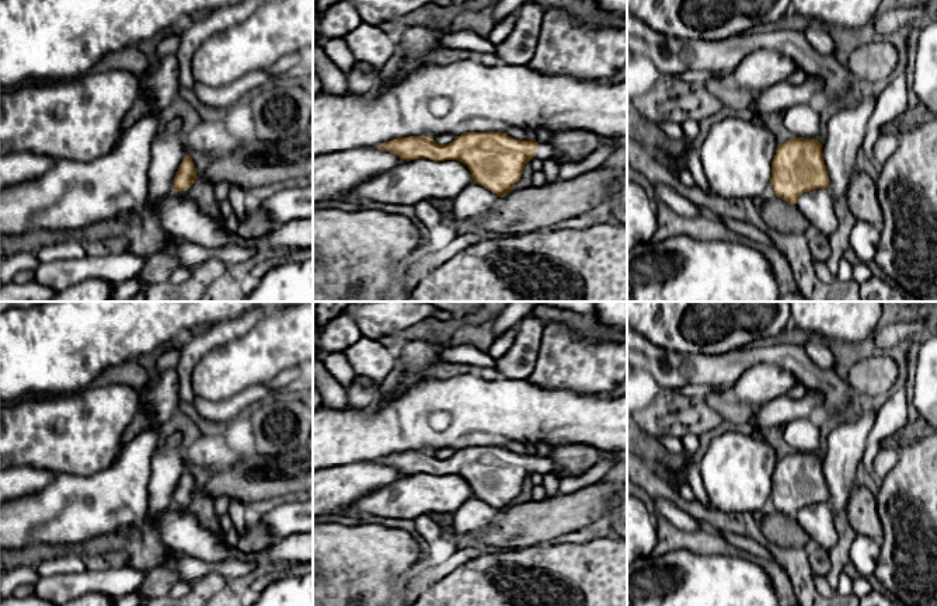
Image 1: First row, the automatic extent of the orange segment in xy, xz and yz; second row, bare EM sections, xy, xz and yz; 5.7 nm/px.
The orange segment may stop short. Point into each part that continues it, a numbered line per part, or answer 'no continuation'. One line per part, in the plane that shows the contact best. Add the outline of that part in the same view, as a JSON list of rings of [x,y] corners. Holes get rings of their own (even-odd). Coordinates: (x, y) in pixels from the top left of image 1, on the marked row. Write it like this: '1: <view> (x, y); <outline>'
1: xz (544, 150); [[[551,142],[539,143],[536,157],[540,160],[551,159],[554,156],[554,147]]]

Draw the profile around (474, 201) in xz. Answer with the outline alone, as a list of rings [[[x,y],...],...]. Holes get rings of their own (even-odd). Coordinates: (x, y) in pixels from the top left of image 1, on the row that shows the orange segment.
[[[470,182],[453,199],[454,220],[478,219],[492,210],[502,198],[488,191],[478,182]]]

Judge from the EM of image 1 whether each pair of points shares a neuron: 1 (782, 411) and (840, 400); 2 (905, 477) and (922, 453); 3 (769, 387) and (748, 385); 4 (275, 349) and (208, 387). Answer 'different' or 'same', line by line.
1: different
2: same
3: same
4: same

